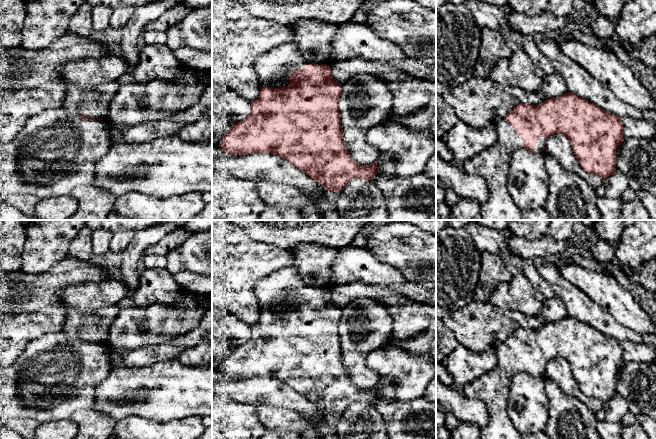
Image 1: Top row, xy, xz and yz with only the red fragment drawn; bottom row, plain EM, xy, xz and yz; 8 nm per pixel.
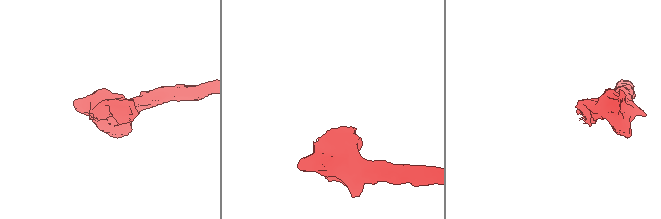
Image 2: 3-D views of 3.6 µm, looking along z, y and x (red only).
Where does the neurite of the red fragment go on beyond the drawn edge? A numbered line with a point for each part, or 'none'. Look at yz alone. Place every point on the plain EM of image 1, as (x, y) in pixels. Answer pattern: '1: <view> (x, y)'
1: yz (492, 388)

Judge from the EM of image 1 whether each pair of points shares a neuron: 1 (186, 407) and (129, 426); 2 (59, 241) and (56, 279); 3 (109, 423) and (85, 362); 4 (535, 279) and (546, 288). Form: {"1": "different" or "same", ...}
{"1": "different", "2": "different", "3": "same", "4": "same"}

